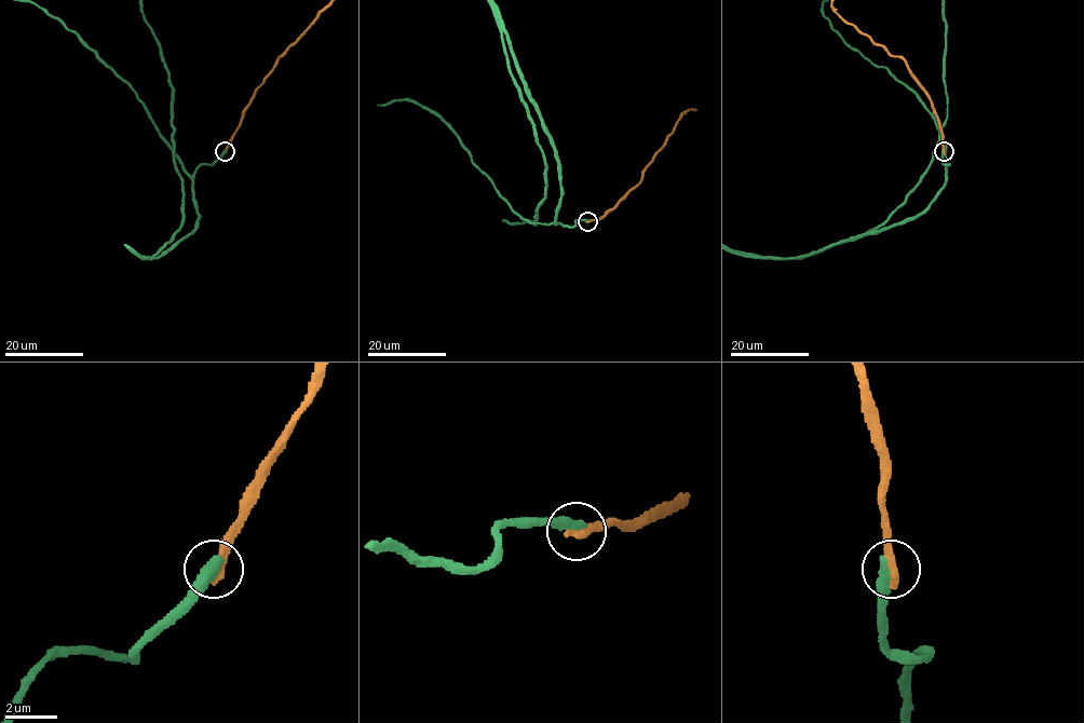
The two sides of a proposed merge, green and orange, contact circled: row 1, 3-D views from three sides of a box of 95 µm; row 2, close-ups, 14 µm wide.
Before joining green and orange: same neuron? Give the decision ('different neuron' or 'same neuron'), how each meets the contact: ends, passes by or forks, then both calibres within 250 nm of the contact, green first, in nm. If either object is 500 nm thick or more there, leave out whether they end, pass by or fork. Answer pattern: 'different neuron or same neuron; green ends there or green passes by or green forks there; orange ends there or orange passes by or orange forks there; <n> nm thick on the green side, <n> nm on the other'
different neuron; green ends there; orange ends there; 480 nm thick on the green side, 440 nm on the other

